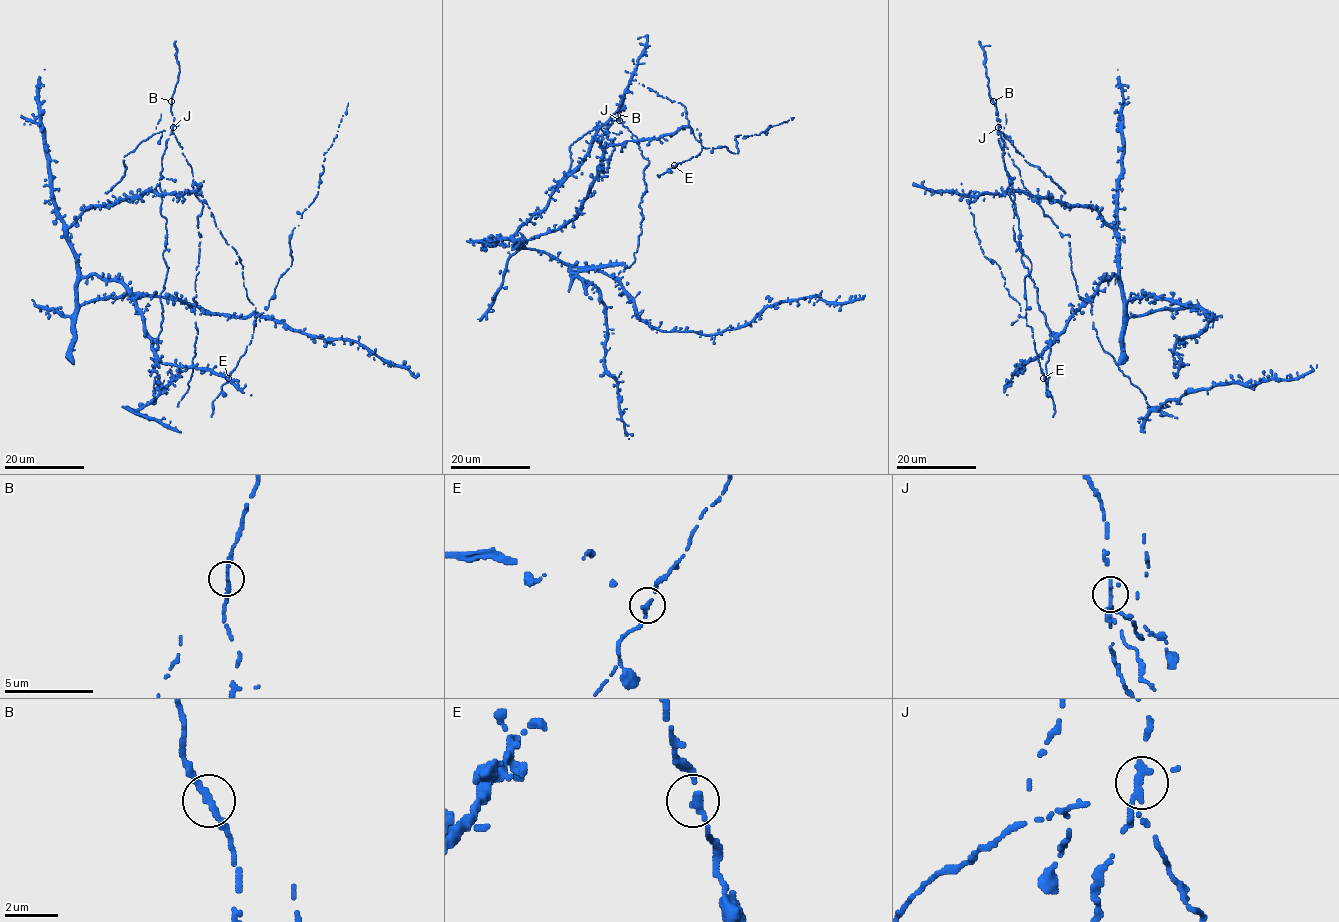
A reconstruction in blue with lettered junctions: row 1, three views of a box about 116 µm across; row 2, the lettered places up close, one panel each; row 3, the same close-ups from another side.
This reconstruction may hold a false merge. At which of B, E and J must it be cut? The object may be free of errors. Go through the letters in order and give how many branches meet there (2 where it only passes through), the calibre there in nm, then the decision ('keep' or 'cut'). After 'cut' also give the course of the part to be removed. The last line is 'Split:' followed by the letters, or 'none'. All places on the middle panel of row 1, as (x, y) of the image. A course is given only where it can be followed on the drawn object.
B: 2 branches meet; 240 nm thick; keep
E: 2 branches meet; 240 nm thick; keep
J: 2 branches meet; 240 nm thick; cut
Split: J

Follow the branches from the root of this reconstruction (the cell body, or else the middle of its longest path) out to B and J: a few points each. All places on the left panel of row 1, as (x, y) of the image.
B: (161, 162), (174, 119), (171, 101)
J: (161, 162), (173, 127)

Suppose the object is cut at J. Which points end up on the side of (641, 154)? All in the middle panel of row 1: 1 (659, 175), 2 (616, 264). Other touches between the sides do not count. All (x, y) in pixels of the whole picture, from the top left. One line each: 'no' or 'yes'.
1: no
2: no

